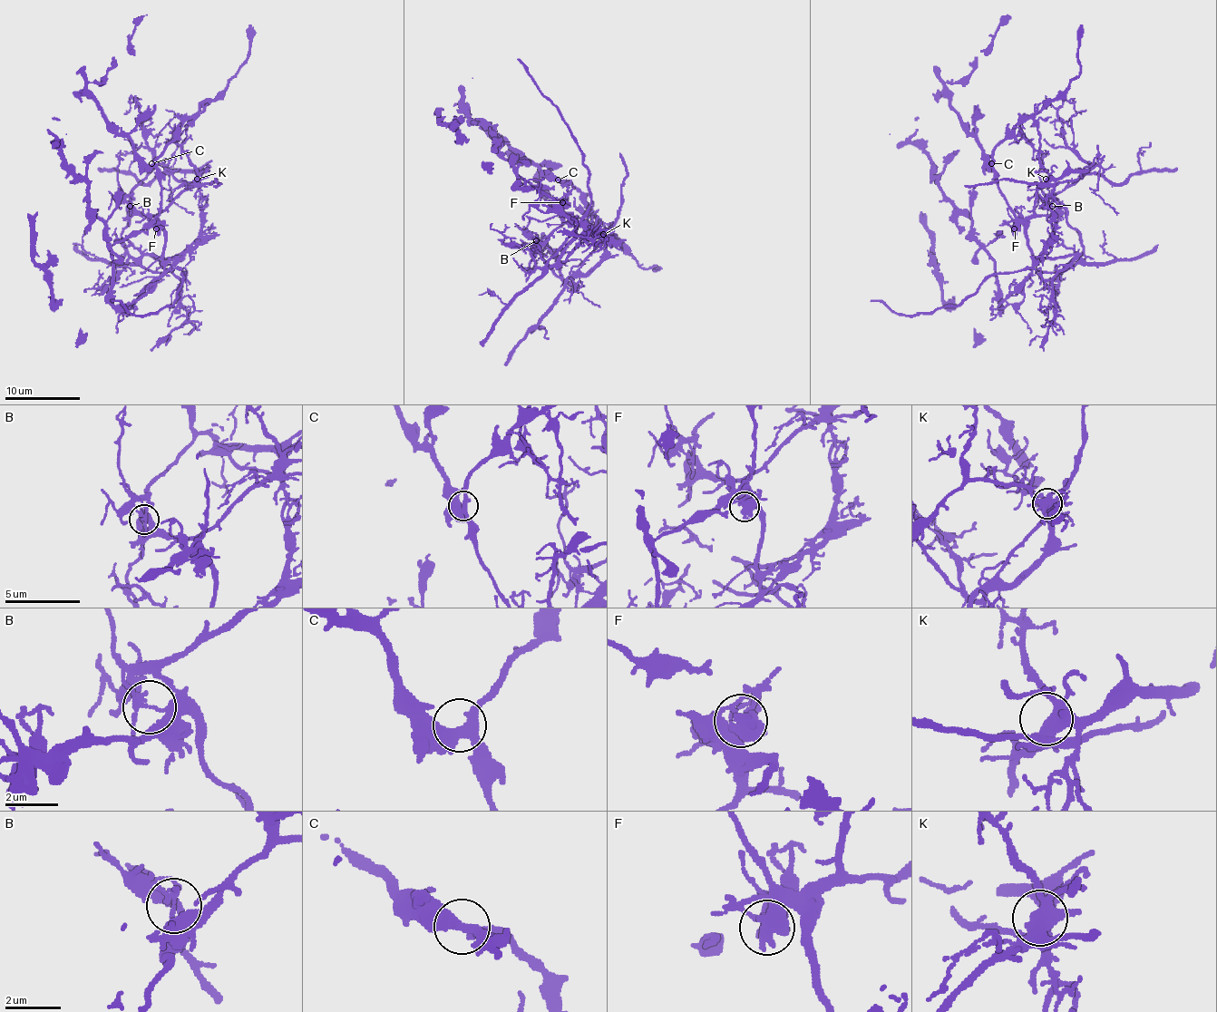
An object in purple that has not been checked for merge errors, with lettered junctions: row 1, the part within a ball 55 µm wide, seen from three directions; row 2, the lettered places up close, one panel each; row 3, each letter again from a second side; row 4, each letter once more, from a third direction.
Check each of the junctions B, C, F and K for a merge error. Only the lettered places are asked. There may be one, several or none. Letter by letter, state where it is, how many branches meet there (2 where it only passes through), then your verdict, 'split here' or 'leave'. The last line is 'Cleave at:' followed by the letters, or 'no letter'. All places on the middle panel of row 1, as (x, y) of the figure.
B: at (536, 240); 4 branches meet; split here
C: at (558, 180); 3 branches meet; leave
F: at (562, 202); 3 branches meet; split here
K: at (603, 234); 9 branches meet; leave
Cleave at: B, F

